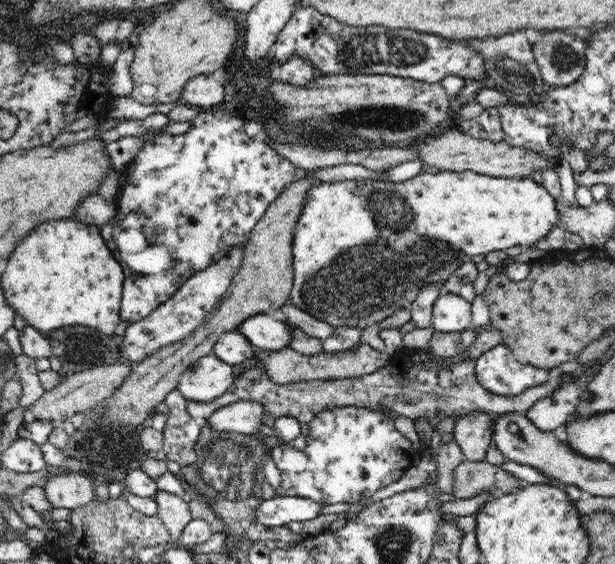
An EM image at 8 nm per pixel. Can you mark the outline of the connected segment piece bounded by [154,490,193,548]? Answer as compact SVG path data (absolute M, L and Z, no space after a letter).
M158 490L154 500L157 503L160 521L170 535L168 547L174 547L180 543L187 524L193 520L190 504L177 495L162 490Z

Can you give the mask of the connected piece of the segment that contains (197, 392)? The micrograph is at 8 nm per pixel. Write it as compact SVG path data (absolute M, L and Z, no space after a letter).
M212 353L195 360L179 377L177 389L194 402L210 402L222 396L234 382L234 366Z

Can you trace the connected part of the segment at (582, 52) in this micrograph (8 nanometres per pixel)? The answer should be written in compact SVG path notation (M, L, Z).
M546 32L534 48L540 74L554 89L570 87L585 72L587 44L578 36L564 32Z

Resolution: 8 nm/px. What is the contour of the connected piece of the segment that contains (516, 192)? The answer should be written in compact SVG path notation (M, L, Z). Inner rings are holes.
M444 170L428 174L422 172L418 176L401 182L391 180L376 182L368 179L321 182L312 190L308 190L306 198L305 207L298 219L293 238L293 287L291 288L290 299L300 310L311 314L318 320L331 324L333 327L342 326L361 331L372 326L372 324L376 324L376 322L380 322L380 320L386 320L396 310L411 309L411 305L422 288L426 288L430 284L442 284L444 286L448 278L462 264L472 261L473 256L486 255L495 250L507 251L508 248L518 246L518 244L523 248L532 247L558 222L555 199L544 187L540 187L531 178L495 177L471 171L450 172ZM350 248L354 248L354 260L350 260L350 256L344 256L344 252Z

